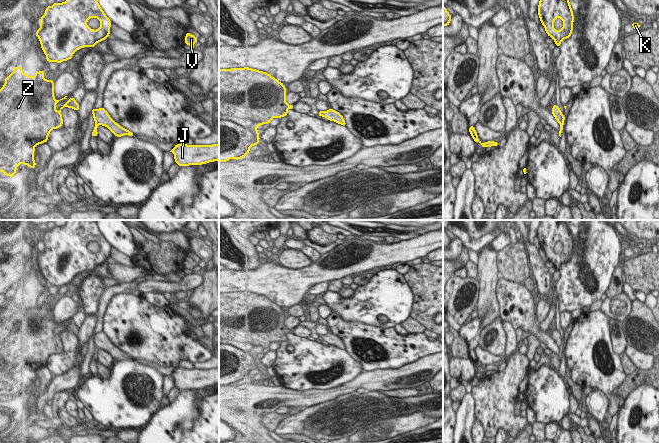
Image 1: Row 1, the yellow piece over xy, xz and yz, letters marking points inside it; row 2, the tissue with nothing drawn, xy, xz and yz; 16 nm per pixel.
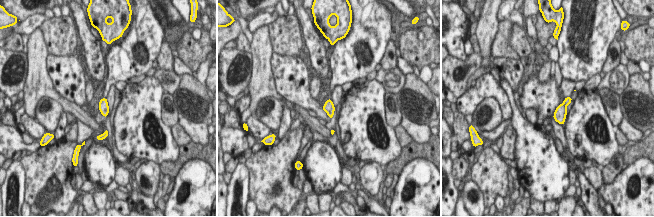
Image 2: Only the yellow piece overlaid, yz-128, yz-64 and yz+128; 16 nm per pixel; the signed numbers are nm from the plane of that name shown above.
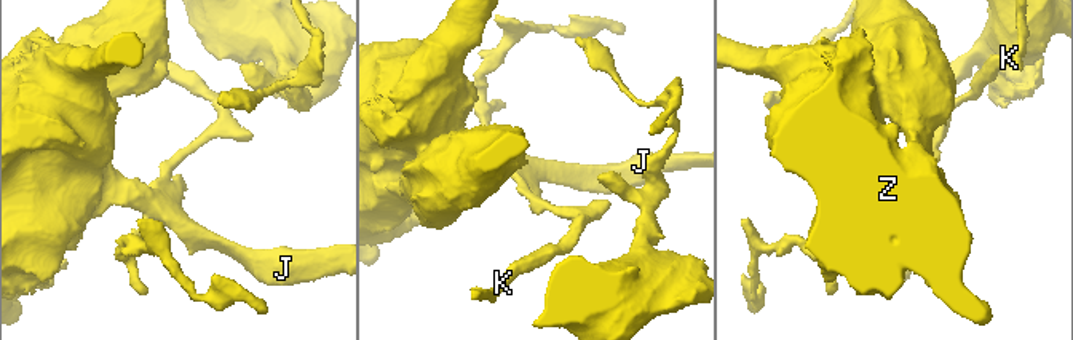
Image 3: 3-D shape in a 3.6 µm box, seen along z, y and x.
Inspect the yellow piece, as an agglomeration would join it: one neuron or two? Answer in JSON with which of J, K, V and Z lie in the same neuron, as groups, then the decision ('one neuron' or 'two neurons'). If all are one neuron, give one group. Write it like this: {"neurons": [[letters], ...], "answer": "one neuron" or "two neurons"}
{"neurons": [["J", "Z"], ["K", "V"]], "answer": "two neurons"}

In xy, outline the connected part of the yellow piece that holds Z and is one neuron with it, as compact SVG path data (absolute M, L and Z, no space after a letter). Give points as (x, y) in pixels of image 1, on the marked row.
M13 67L13 72L4 79L5 84L0 89L0 172L6 176L13 177L20 164L27 165L29 168L36 167L34 160L35 147L44 142L48 142L48 136L53 129L62 127L64 123L61 110L64 107L79 110L80 105L73 98L70 99L60 108L56 110L56 104L60 100L56 100L54 96L54 85L52 79L44 78L44 71L35 72L34 76L23 73L21 67Z

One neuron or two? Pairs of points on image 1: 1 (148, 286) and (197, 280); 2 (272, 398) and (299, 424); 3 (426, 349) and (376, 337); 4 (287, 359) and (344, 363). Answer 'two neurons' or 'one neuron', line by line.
1: one neuron
2: two neurons
3: one neuron
4: one neuron

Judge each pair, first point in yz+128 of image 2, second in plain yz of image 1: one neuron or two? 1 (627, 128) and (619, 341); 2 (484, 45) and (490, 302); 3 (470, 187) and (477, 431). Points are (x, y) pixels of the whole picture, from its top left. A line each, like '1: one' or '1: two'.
1: two
2: one
3: one

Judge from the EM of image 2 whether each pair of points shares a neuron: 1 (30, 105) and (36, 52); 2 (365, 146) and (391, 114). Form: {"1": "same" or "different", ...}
{"1": "same", "2": "different"}

